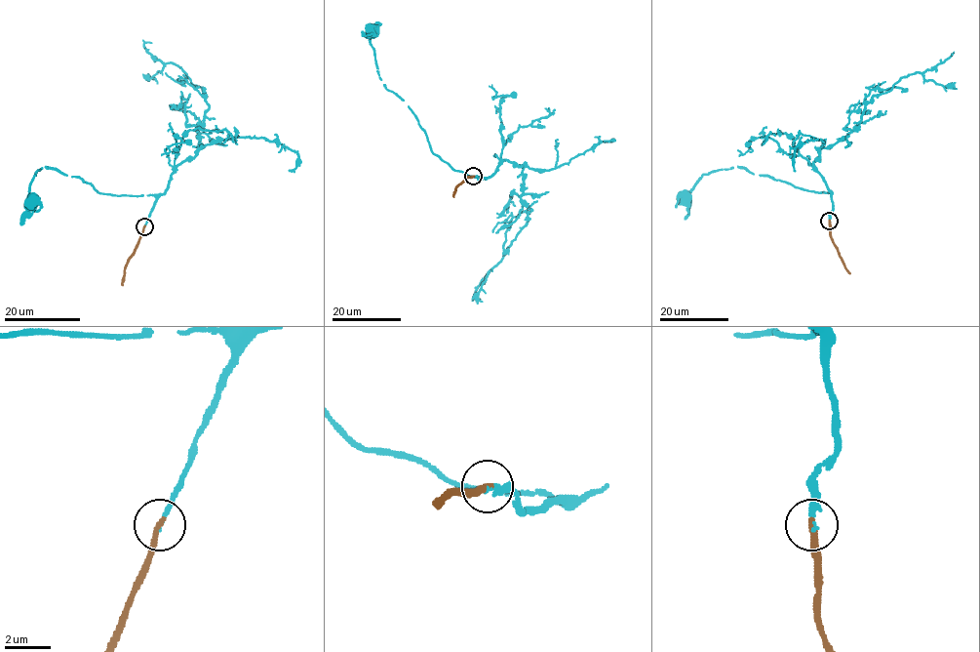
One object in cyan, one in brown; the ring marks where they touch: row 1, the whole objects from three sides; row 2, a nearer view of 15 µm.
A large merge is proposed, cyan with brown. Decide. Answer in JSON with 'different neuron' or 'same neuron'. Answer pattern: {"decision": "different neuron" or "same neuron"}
{"decision": "same neuron"}

